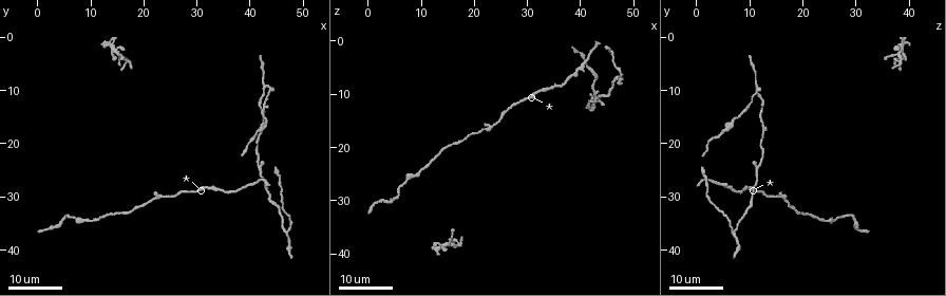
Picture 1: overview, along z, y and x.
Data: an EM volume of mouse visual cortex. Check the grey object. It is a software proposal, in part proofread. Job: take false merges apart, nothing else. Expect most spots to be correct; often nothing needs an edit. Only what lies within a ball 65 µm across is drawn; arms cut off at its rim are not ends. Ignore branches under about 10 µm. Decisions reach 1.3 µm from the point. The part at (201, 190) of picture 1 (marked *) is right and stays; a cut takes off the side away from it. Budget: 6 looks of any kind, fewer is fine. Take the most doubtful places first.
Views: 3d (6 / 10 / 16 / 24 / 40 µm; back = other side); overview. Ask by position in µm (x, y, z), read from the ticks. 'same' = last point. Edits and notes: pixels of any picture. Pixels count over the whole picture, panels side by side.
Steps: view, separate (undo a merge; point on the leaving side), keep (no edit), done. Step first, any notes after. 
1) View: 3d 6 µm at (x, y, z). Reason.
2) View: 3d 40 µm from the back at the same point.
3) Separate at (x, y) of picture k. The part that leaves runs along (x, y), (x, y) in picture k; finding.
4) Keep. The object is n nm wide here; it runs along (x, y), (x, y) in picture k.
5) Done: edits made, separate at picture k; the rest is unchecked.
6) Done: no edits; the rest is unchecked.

View: 3d 16 µm at (16.5, 4.5, 39.0). Four-way junction.

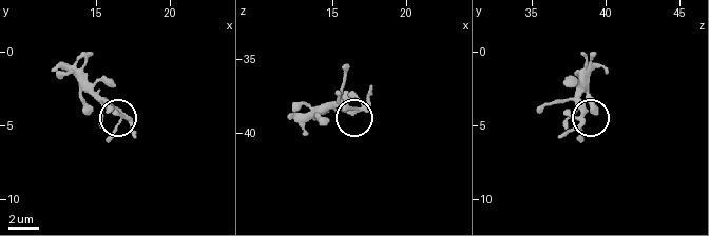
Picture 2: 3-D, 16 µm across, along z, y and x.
View: 3d 10 µm at (16.6, 4.2, 38.4).

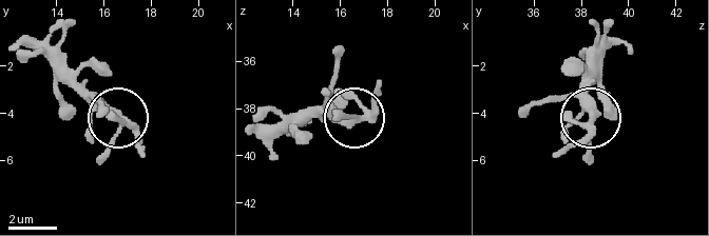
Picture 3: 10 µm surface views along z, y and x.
Keep. 4 arms meet here; all the same cell.

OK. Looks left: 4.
View: 3d 16 µm at (41.5, 24.5, 12.0). Three-way junction.

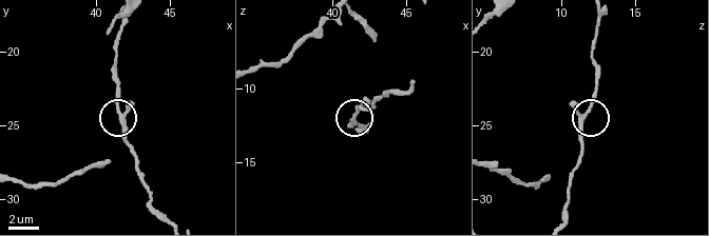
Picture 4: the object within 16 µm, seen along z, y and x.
View: 3d 10 µm at (41.6, 24.4, 11.6). Closer look.

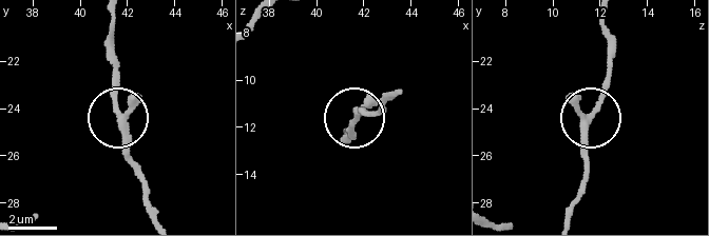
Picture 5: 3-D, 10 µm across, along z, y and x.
Keep. It runs along (157, 215), (115, 113), (115, 54) in picture 5; all the same cell.

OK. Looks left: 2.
View: 3d 24 µm at (9.5, 34.5, 24.5). Thick turns thin.

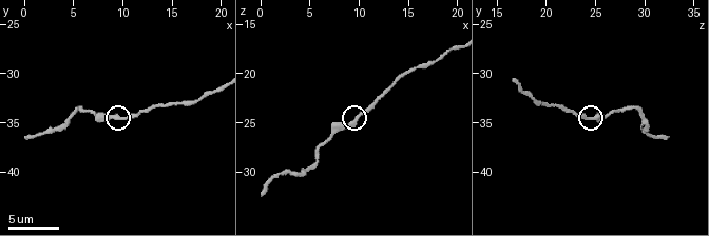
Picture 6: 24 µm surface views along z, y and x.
View: 3d 6 µm at (9.4, 34.6, 24.8). Closer look.

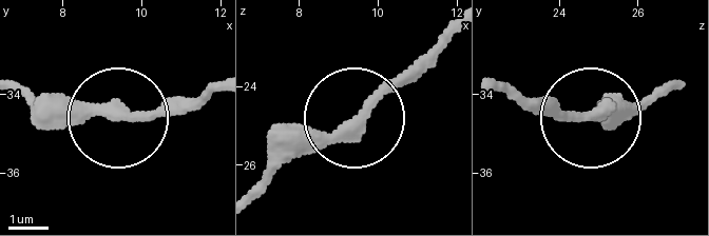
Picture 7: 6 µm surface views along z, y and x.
Keep. It runs along (447, 33), (357, 114), (306, 137), (269, 171) in picture 7; continuous, no second cell.

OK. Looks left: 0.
Done: no edits; the rest is unchecked.

